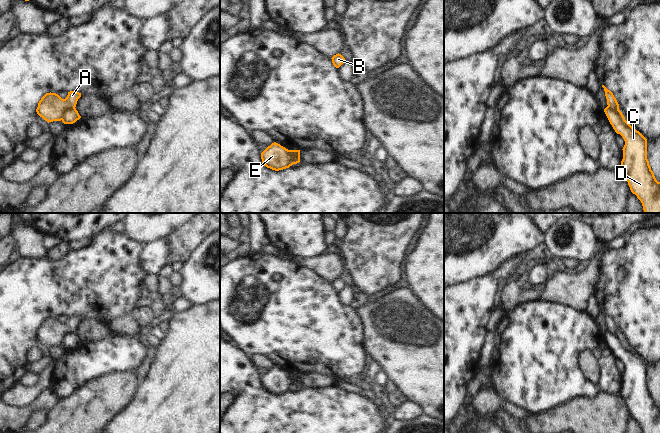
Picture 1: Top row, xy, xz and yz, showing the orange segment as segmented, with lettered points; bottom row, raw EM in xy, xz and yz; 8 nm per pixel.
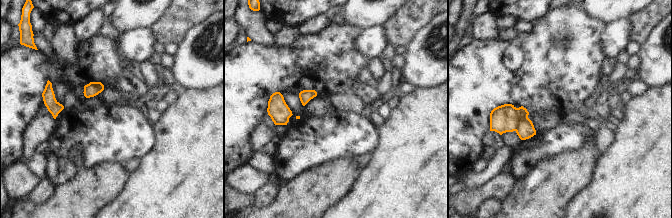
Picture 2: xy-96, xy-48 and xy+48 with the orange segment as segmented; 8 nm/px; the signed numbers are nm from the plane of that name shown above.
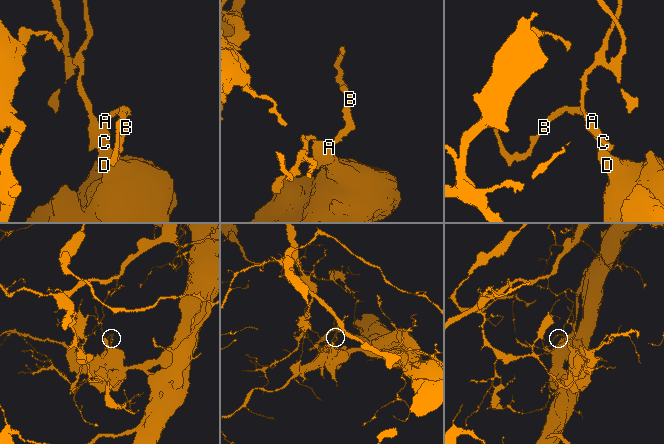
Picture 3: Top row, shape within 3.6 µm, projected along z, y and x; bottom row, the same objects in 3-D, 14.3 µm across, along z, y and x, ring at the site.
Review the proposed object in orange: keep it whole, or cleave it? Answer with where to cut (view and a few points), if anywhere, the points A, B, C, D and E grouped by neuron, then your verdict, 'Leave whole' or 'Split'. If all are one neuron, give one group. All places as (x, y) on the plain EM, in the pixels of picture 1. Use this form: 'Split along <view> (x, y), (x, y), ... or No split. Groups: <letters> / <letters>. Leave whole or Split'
Split along xy (74, 331), (68, 331), (61, 343). Groups: A B E / C D. Split

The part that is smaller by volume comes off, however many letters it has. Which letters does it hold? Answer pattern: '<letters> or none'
A, B, E

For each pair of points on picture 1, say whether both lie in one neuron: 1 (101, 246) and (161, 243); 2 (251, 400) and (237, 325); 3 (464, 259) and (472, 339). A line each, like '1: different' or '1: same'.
1: different
2: different
3: different

